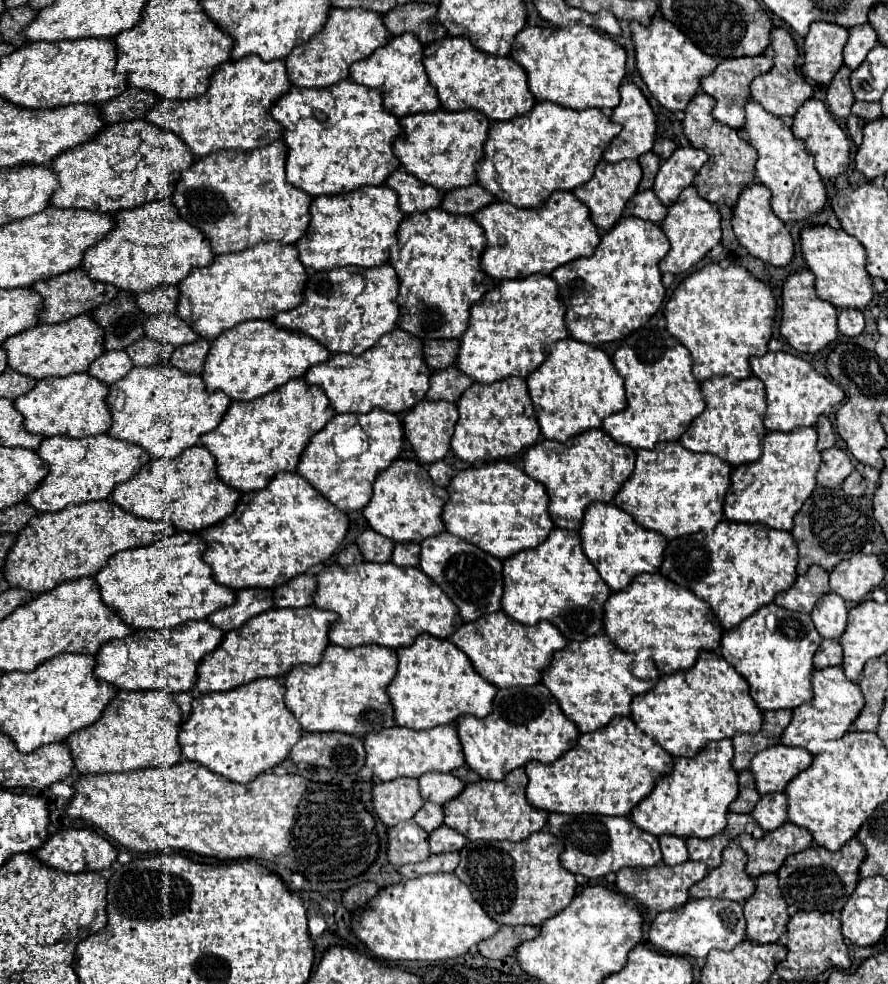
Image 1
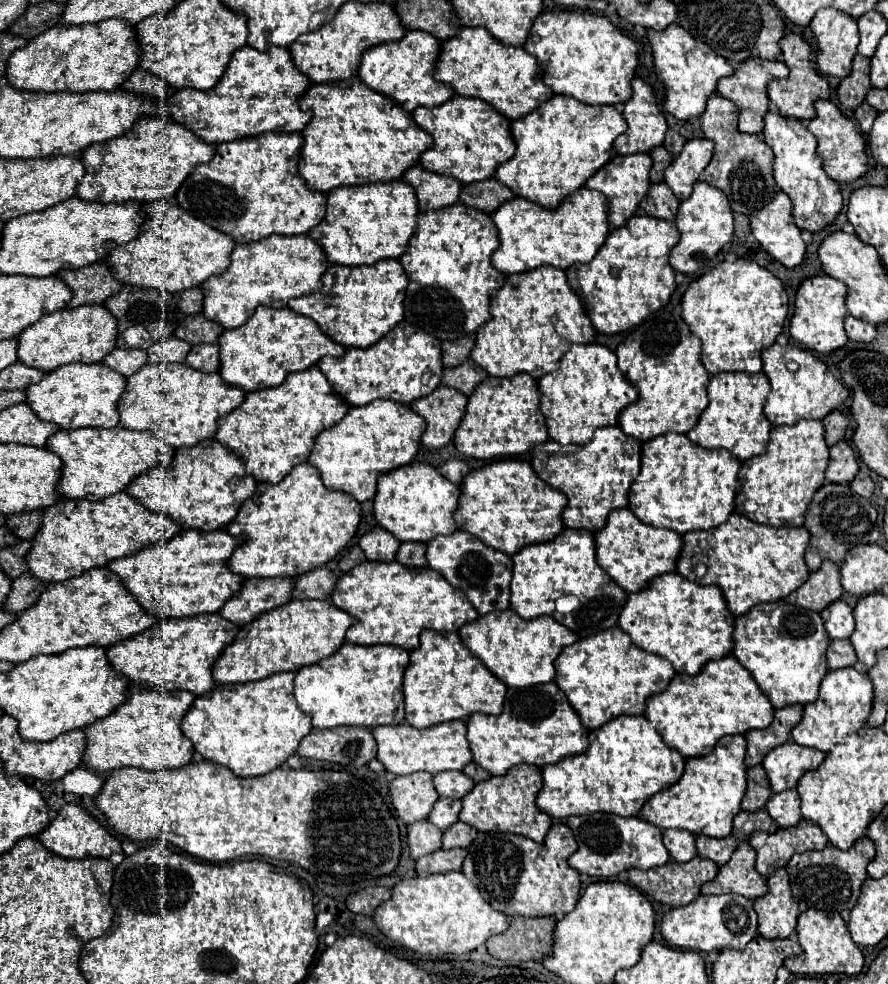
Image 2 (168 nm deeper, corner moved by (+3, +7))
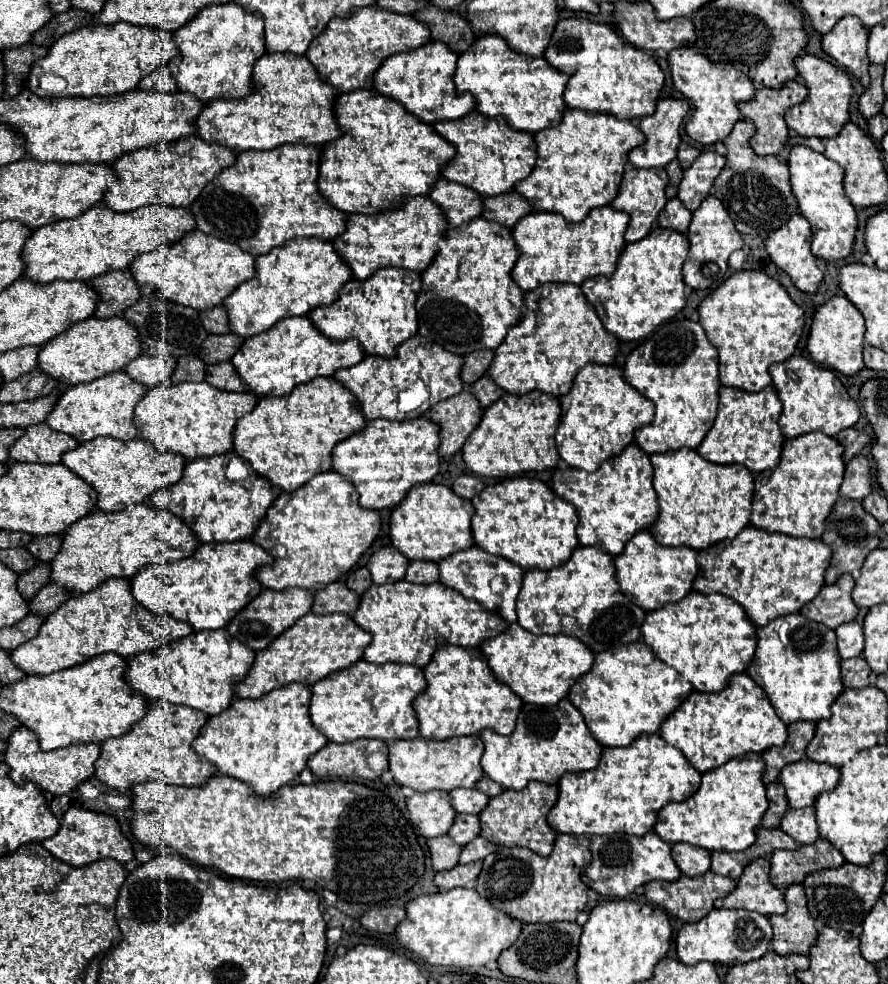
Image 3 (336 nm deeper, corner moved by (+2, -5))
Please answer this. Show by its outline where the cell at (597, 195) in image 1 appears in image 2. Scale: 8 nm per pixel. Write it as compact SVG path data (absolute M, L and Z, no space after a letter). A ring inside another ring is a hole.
M635 154L635 156L613 156L599 172L595 172L587 182L585 188L589 190L597 190L607 198L607 214L609 214L609 222L619 228L625 224L627 218L633 216L633 212L637 210L637 204L641 202L641 198L647 194L649 188L649 168L651 168L651 158L649 154Z

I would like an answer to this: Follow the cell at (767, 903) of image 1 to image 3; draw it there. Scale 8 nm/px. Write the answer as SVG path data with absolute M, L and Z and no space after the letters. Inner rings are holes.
M792 884L786 890L788 912L780 916L770 916L774 928L772 948L778 954L808 954L810 948L818 940L818 930L814 926L814 918L808 912L804 888L800 884Z

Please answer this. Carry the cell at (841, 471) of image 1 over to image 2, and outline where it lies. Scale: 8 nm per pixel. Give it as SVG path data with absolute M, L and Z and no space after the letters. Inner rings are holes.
M841 440L839 444L831 446L829 450L831 450L831 458L825 470L825 480L835 482L835 484L849 484L859 470L853 448Z

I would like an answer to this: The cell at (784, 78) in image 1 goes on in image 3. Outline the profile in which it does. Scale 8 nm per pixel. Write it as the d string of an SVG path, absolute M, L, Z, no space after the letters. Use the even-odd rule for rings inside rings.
M812 54L800 56L796 60L796 68L800 68L800 76L804 78L804 84L810 90L810 96L806 102L790 108L790 112L786 114L788 126L806 138L810 138L810 136L816 136L816 138L838 136L840 128L844 128L844 124L850 122L850 98L854 94L850 76L842 68L836 68L830 62L816 58Z

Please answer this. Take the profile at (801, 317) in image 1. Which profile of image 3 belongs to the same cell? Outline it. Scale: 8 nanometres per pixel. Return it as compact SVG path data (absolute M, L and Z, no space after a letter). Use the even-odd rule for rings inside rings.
M844 294L830 298L826 304L822 304L816 310L810 336L808 336L808 352L818 364L830 370L842 372L846 376L854 376L864 368L864 362L862 362L864 344L866 344L864 342L864 316Z

